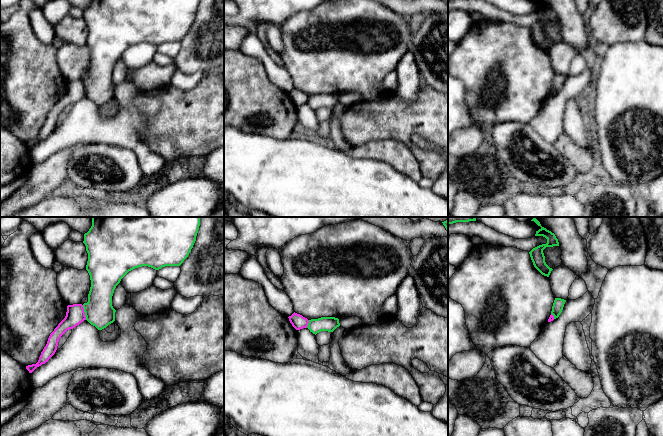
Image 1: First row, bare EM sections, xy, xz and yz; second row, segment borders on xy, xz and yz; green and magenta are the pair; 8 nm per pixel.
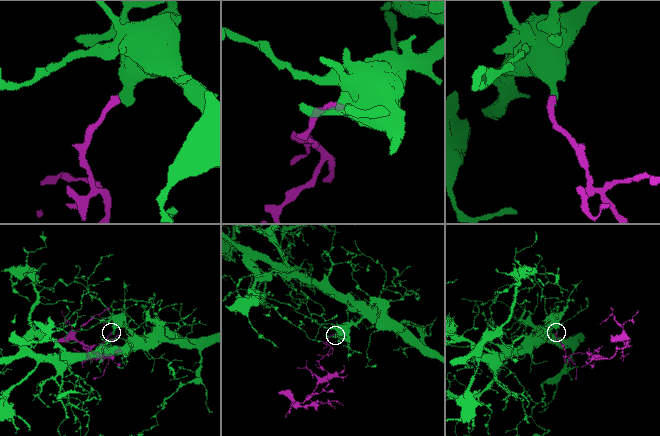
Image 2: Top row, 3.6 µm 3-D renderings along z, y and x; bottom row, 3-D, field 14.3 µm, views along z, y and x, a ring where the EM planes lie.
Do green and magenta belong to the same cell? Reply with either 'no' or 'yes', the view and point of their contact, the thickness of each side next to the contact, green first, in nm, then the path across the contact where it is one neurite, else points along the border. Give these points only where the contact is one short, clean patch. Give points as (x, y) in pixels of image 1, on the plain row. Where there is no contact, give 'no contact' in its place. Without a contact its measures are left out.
no; contact xy (84, 87); calibres 240 and 150 nm; border xy (82, 81), (86, 95)

